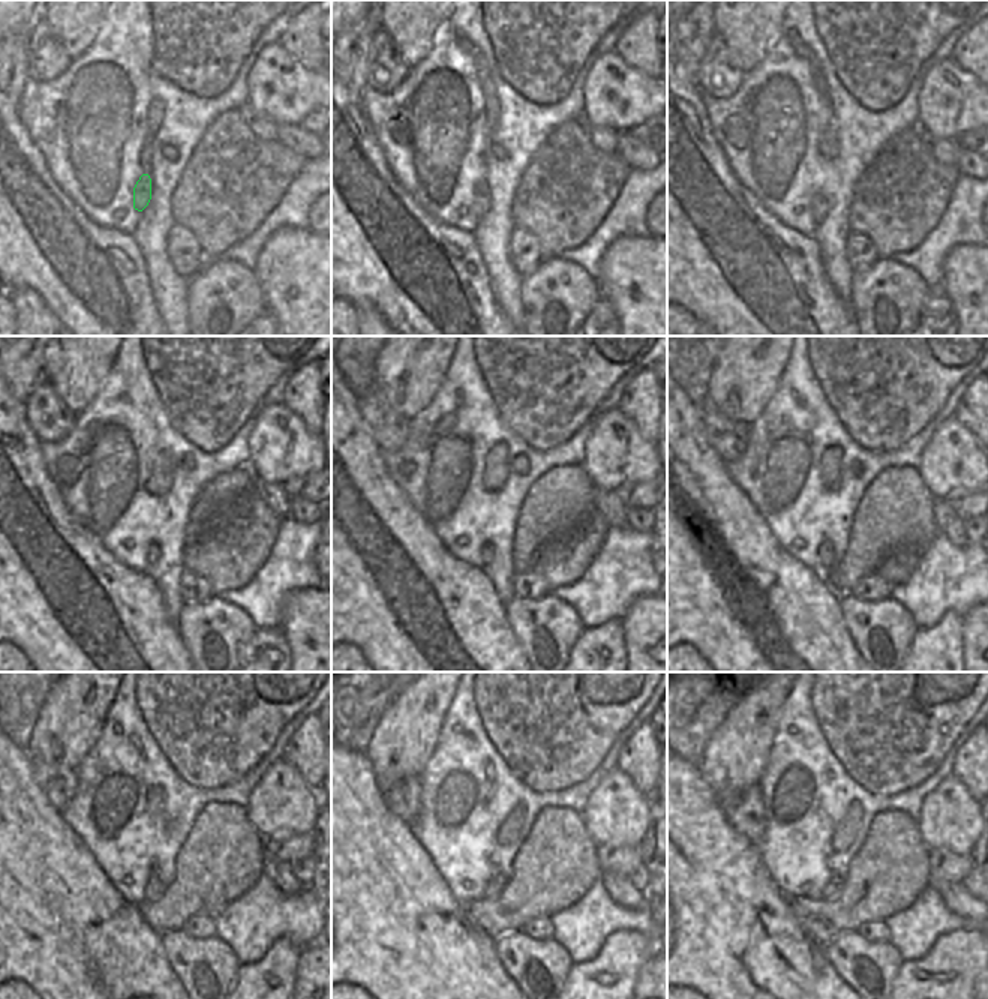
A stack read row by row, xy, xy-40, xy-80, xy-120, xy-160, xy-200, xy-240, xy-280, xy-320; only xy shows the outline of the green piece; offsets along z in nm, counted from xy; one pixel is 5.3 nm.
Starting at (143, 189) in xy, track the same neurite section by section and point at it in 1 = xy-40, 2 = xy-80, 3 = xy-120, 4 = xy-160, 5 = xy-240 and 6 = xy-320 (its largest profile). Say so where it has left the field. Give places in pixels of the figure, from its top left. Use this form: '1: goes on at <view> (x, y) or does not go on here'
1: goes on at xy-40 (482, 198)
2: goes on at xy-80 (820, 204)
3: goes on at xy-120 (152, 554)
4: goes on at xy-160 (488, 551)
5: goes on at xy-240 (155, 888)
6: goes on at xy-320 (832, 888)

